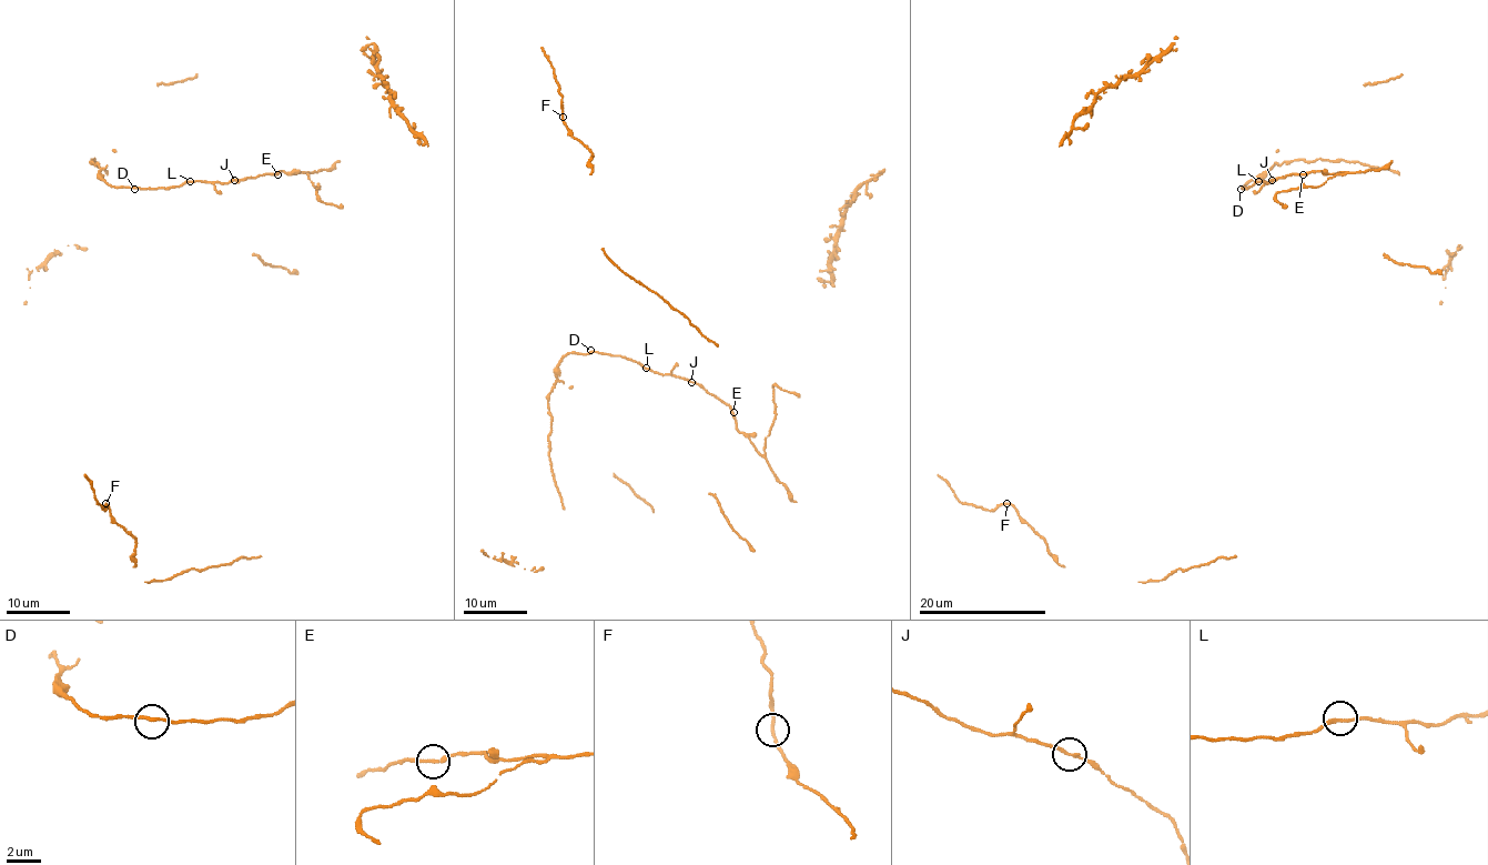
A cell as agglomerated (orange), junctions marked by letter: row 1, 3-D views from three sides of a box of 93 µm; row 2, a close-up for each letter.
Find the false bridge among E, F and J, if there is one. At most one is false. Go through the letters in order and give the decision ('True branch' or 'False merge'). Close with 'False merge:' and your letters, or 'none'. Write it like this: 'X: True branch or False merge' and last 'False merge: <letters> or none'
E: True branch
F: True branch
J: True branch
False merge: none

